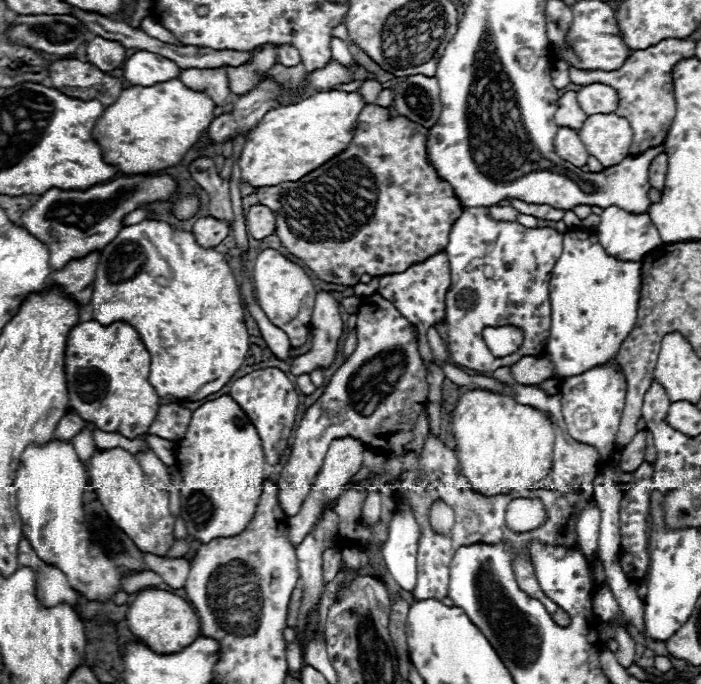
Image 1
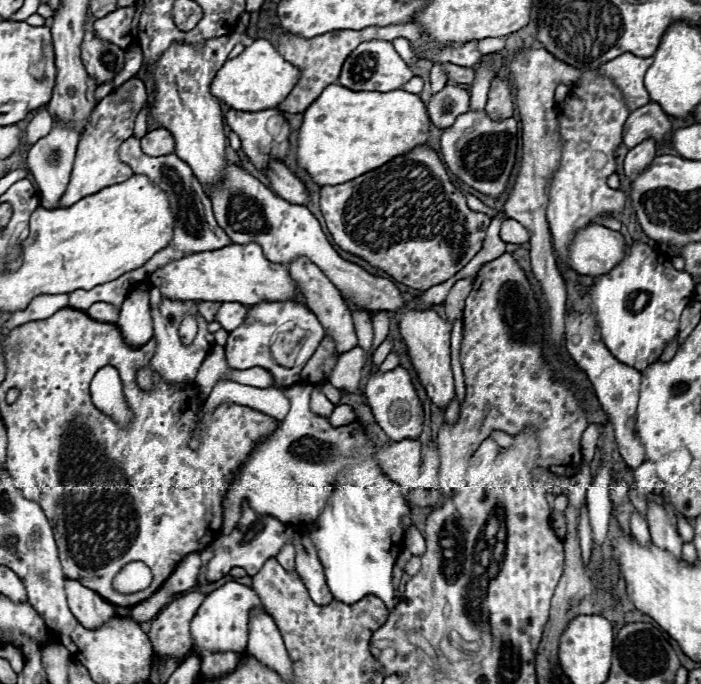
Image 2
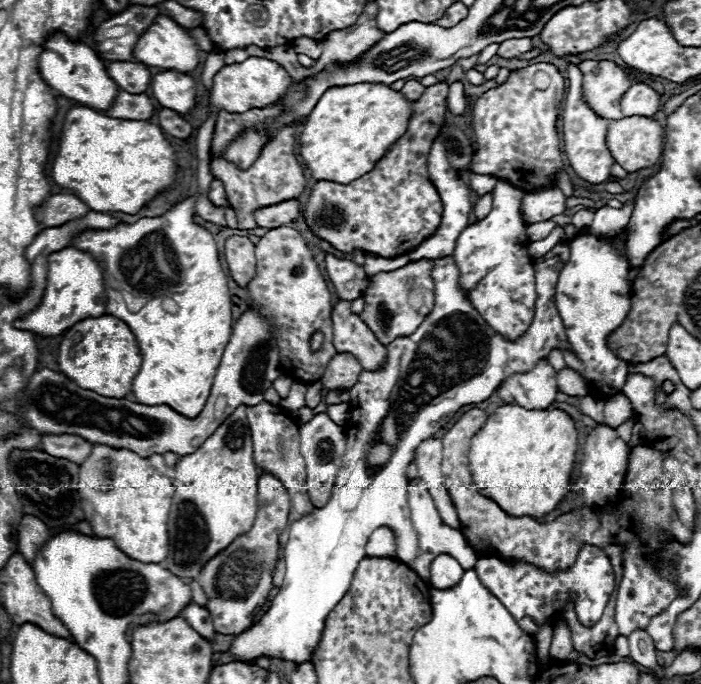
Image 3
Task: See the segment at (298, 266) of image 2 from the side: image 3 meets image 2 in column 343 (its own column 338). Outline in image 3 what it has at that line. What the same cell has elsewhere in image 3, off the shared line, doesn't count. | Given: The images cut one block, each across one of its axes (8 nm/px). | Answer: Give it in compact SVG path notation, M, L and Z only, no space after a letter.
M336 300L332 310L334 348L336 352L354 354L364 370L380 368L386 358L386 348L376 340L370 328L352 312L350 300Z

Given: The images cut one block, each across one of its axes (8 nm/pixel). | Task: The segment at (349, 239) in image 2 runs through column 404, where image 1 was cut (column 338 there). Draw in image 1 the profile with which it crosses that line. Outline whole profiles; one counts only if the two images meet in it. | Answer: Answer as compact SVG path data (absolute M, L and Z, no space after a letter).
M366 104L358 114L358 126L350 148L330 158L322 168L302 176L302 180L256 190L260 204L268 206L276 216L276 236L282 246L300 258L316 278L342 286L358 284L362 274L386 276L404 272L412 264L442 252L448 244L450 228L464 208L450 184L440 180L426 160L426 136L428 130L406 116L390 112L390 108Z

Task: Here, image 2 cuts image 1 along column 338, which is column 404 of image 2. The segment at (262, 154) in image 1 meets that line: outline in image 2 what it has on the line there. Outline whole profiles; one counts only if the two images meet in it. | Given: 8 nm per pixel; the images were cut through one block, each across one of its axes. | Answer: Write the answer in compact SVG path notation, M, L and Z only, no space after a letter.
M330 84L304 110L296 136L296 162L310 174L314 184L338 186L424 144L428 126L426 106L416 94L404 90L354 92L340 84Z

